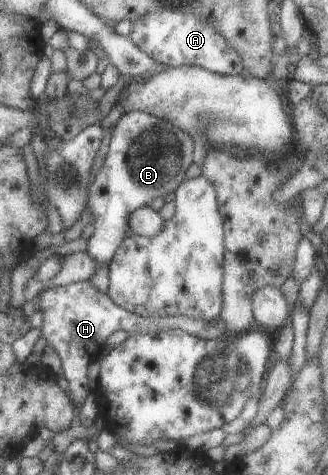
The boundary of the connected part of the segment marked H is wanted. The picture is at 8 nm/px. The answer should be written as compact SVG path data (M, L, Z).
M87 280L64 286L48 287L35 298L35 304L42 313L40 336L46 339L46 345L52 347L52 351L58 355L58 359L61 361L61 374L67 381L67 396L72 403L72 411L74 411L70 425L72 427L79 425L80 409L88 395L86 366L92 353L96 353L99 346L103 345L114 331L125 331L127 334L148 334L164 333L180 327L186 333L195 334L197 331L205 329L206 323L208 323L204 319L188 319L188 317L174 317L174 315L170 315L170 317L142 317L136 313L128 313L126 309L112 303L107 295L96 291Z

